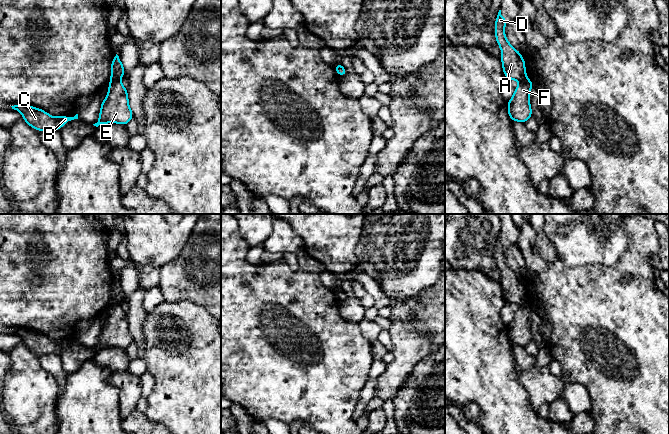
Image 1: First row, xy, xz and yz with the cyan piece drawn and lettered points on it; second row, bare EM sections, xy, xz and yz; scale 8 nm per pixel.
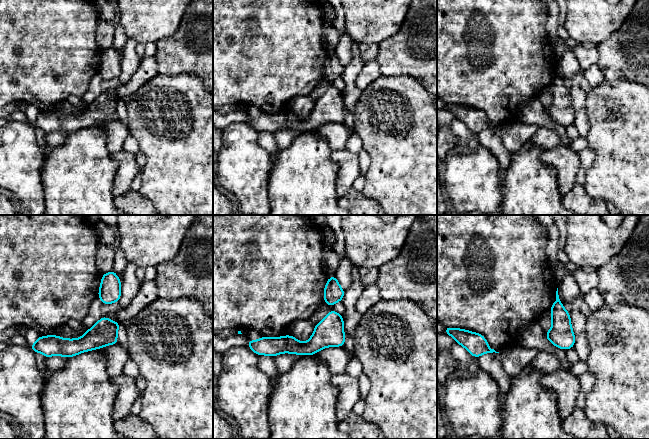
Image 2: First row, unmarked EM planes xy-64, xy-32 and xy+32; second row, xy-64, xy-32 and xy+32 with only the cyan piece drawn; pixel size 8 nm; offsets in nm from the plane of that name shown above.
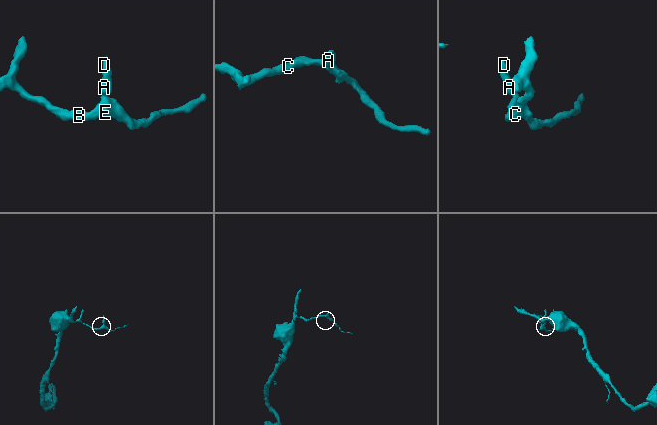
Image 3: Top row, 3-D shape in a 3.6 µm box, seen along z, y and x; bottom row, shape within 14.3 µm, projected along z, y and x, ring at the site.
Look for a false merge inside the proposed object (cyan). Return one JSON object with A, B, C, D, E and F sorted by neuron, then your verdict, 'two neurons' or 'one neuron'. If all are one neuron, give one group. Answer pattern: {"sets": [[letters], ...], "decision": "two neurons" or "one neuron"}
{"sets": [["A", "D"], ["B", "C", "E", "F"]], "decision": "two neurons"}

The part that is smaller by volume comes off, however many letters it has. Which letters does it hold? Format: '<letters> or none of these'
A, D

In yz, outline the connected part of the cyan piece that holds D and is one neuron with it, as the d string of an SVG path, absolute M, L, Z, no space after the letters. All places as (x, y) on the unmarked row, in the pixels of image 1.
M499 234L495 245L495 260L502 275L503 296L506 302L521 305L526 301L525 285L520 276L513 272L506 263L504 251L507 247Z

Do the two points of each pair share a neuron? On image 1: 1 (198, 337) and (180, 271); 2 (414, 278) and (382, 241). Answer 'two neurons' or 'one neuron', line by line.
1: two neurons
2: one neuron

